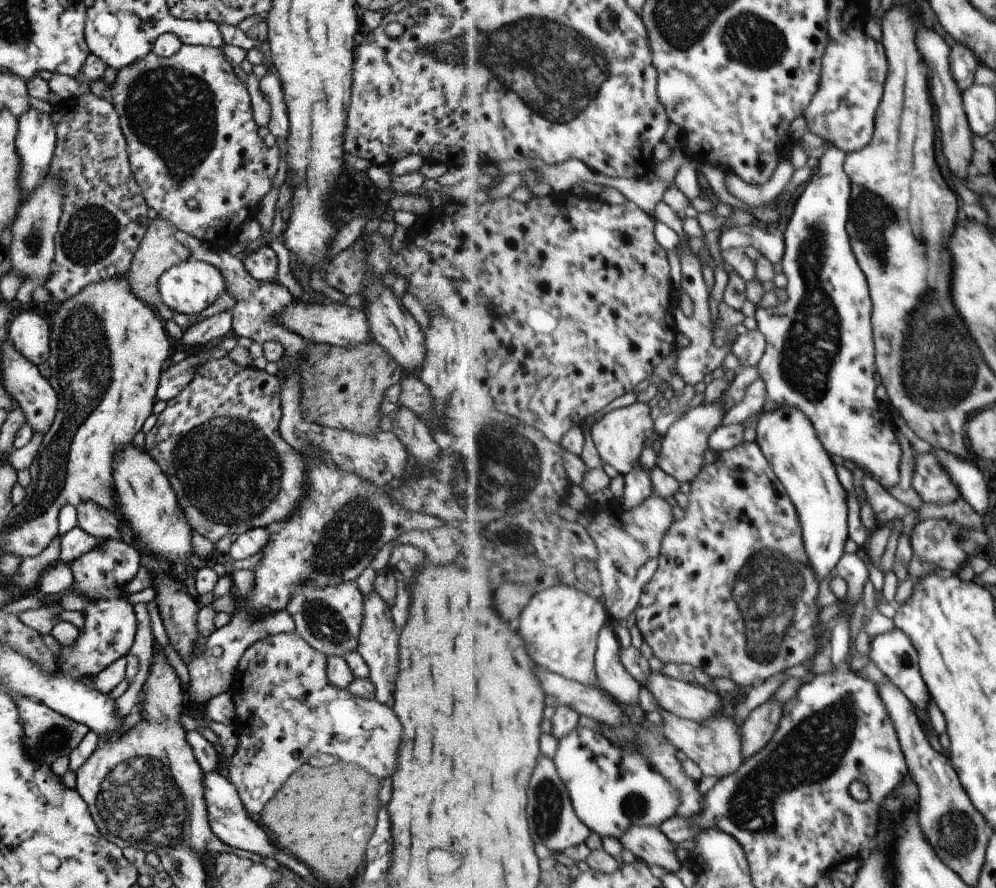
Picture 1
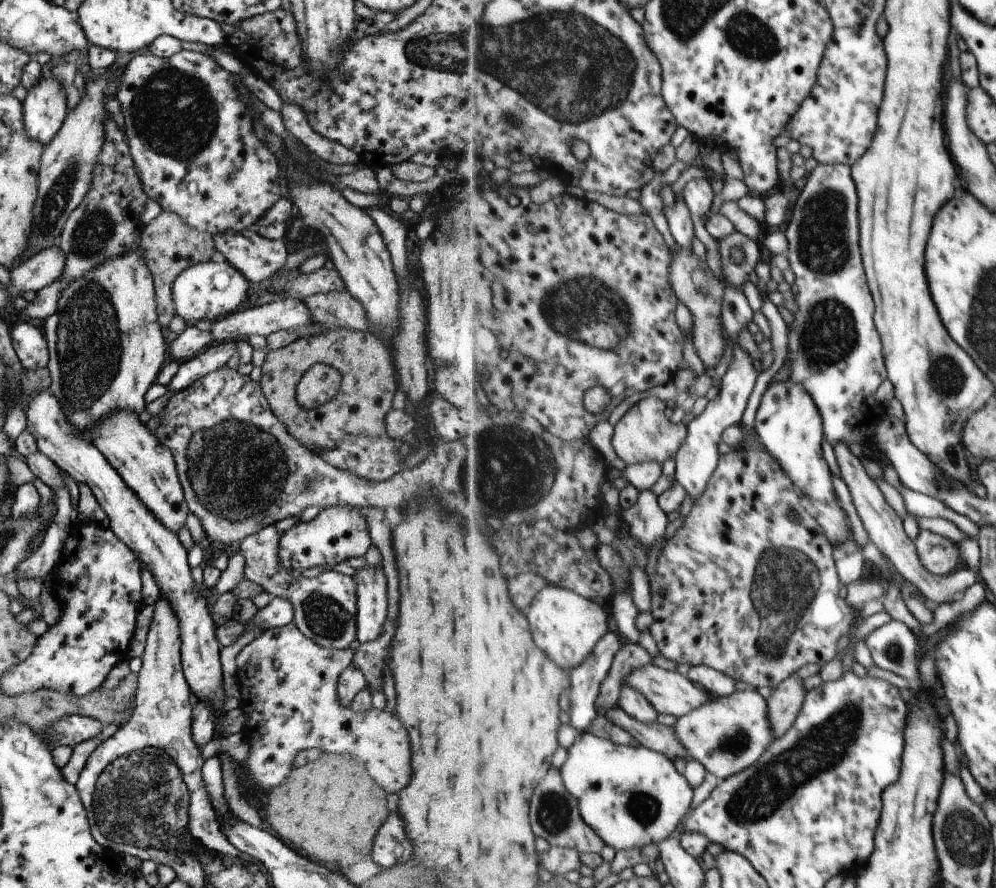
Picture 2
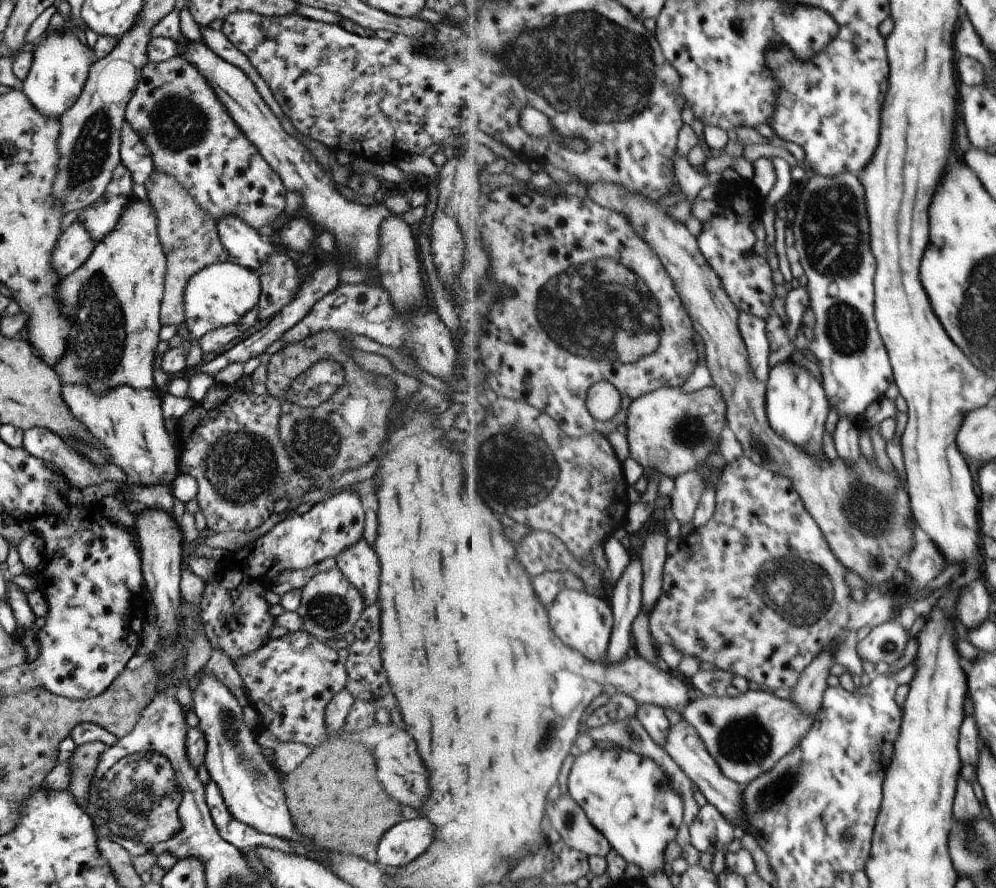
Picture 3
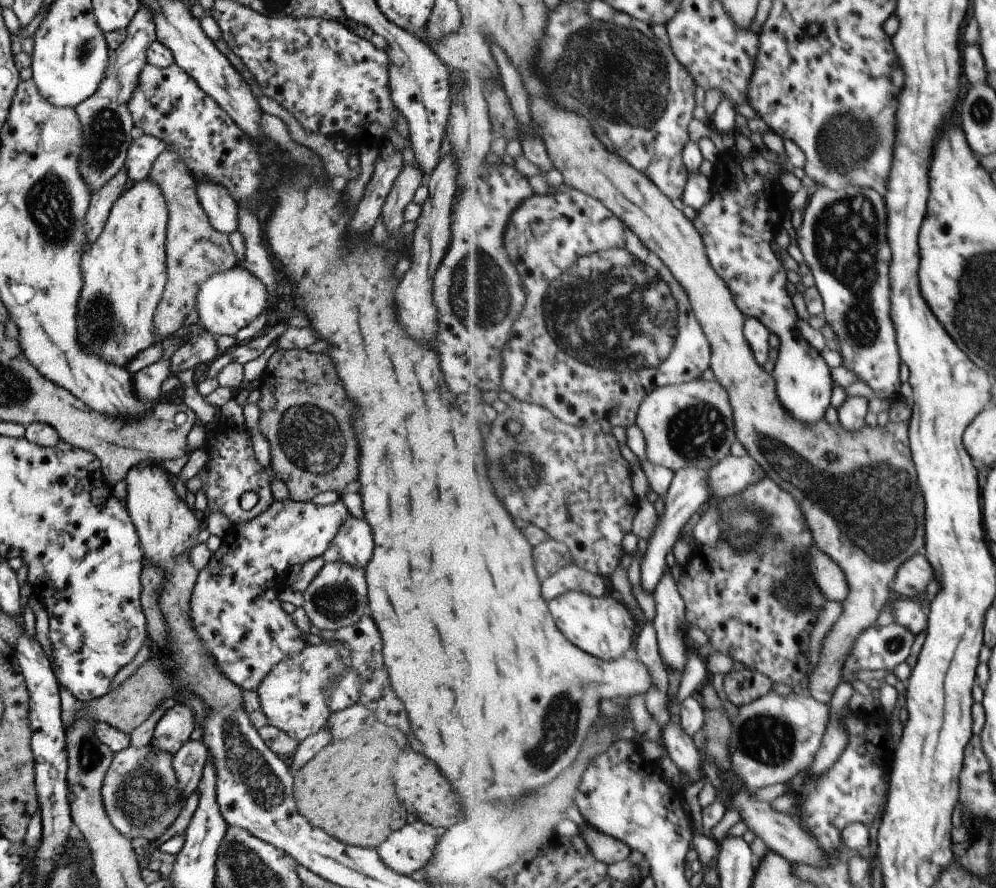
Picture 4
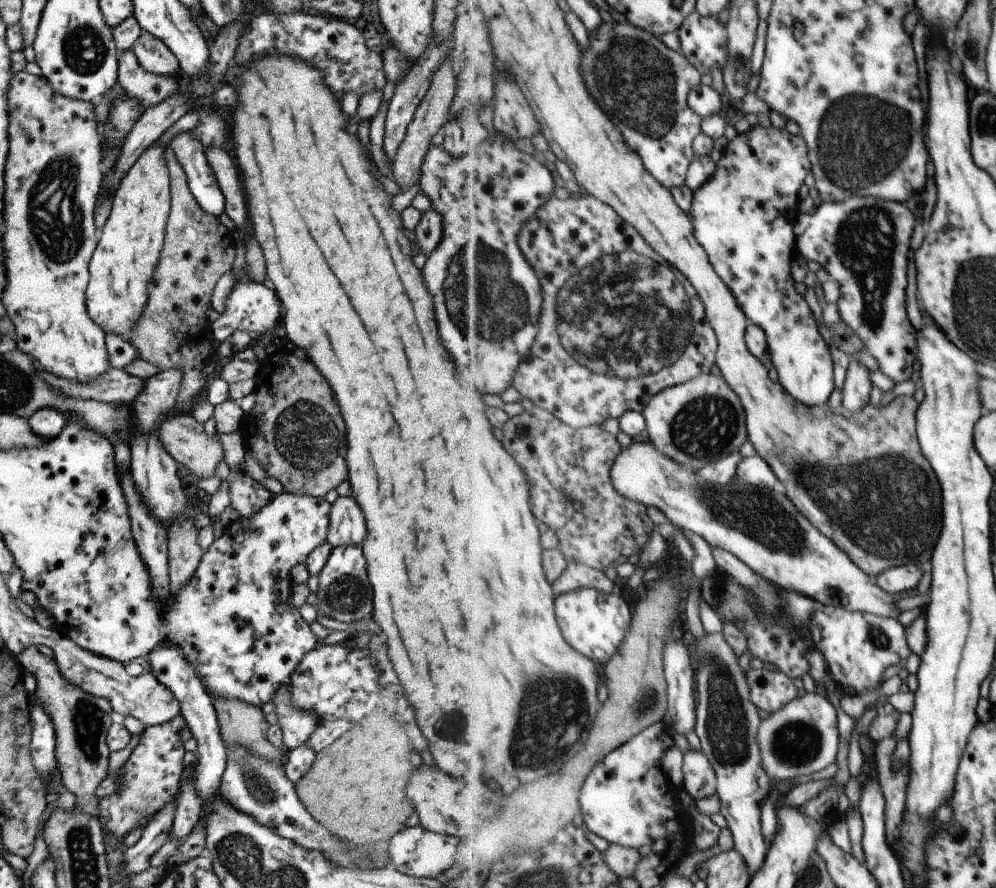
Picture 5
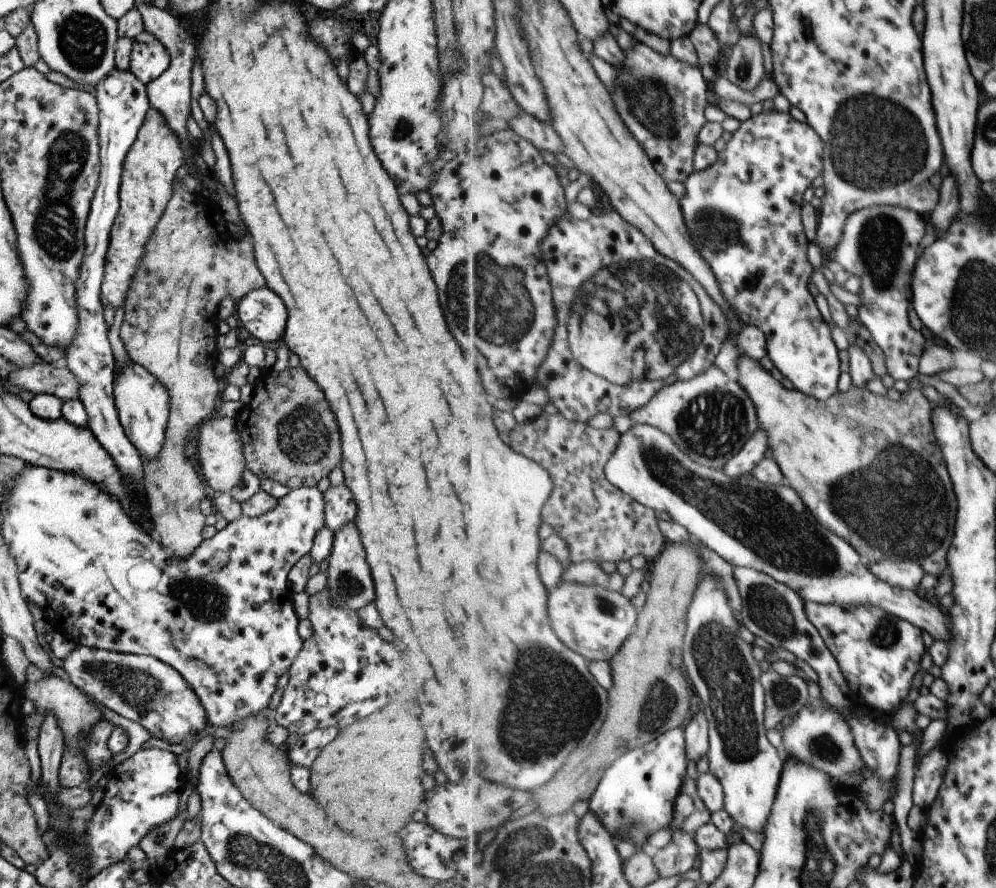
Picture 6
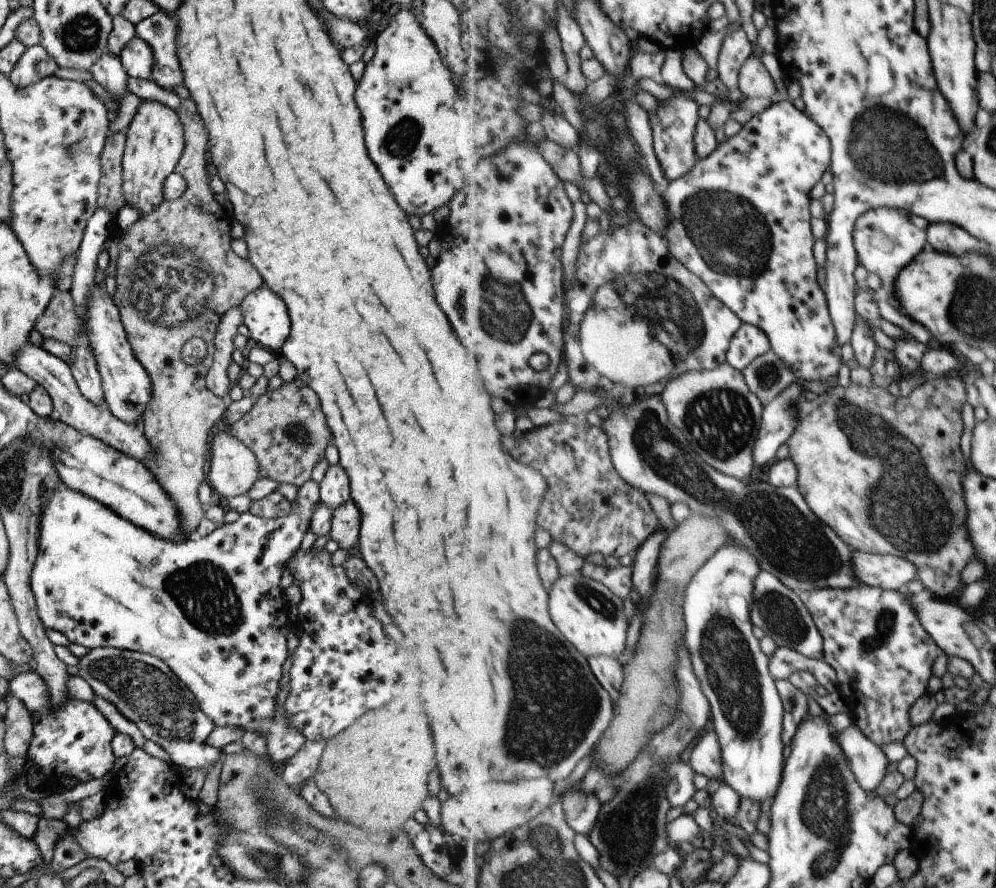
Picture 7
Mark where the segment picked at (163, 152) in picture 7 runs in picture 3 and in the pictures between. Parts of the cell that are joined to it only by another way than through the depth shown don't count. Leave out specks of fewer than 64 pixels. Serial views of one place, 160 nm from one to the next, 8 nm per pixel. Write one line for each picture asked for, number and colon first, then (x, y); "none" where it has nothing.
3: (111, 301)
4: (123, 273)
5: (128, 246)
6: (145, 187)

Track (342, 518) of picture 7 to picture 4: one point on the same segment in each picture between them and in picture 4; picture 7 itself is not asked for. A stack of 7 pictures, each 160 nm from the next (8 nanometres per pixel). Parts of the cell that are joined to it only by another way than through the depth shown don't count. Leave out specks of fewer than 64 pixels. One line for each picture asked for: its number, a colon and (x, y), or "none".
4: (335, 598)
5: (344, 594)
6: (349, 585)

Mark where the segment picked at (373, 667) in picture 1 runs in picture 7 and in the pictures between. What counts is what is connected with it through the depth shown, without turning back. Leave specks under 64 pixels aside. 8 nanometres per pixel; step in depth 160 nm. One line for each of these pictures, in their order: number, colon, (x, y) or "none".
2: (370, 582)
3: (358, 563)
4: (352, 544)
5: (346, 527)
6: (339, 509)
7: (333, 489)

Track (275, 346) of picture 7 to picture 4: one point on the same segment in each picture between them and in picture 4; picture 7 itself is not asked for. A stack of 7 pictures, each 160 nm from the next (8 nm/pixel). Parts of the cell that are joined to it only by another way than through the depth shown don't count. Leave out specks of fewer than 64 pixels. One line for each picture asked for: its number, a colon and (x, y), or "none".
4: (226, 302)
5: (250, 307)
6: (259, 312)

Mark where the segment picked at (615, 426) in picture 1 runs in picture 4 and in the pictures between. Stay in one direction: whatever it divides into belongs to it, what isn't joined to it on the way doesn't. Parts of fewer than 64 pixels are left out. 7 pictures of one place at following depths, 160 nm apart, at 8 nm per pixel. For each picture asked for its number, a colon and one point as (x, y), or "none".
2: (644, 433)
3: (676, 431)
4: (686, 425)

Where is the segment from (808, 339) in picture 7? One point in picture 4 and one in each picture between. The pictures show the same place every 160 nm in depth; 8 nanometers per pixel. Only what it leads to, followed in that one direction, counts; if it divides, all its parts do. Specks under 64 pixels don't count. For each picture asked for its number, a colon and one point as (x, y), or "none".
4: (747, 202)
5: (743, 217)
6: (742, 215)

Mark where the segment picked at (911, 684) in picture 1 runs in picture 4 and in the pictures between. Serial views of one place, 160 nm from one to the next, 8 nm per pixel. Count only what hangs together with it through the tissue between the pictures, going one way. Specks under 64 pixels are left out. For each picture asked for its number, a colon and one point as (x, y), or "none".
2: (894, 646)
3: (886, 643)
4: (883, 648)

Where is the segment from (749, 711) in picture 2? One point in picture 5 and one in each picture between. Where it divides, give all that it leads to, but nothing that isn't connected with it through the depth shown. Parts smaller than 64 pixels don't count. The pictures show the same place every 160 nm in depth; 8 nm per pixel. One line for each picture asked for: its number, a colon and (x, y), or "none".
3: (748, 735)
4: (774, 738)
5: (802, 738)

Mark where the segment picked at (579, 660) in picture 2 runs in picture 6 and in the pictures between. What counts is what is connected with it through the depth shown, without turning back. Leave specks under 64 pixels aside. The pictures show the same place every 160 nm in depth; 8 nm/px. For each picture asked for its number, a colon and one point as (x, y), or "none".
3: (585, 622)
4: (601, 626)
5: (596, 624)
6: (594, 622)

